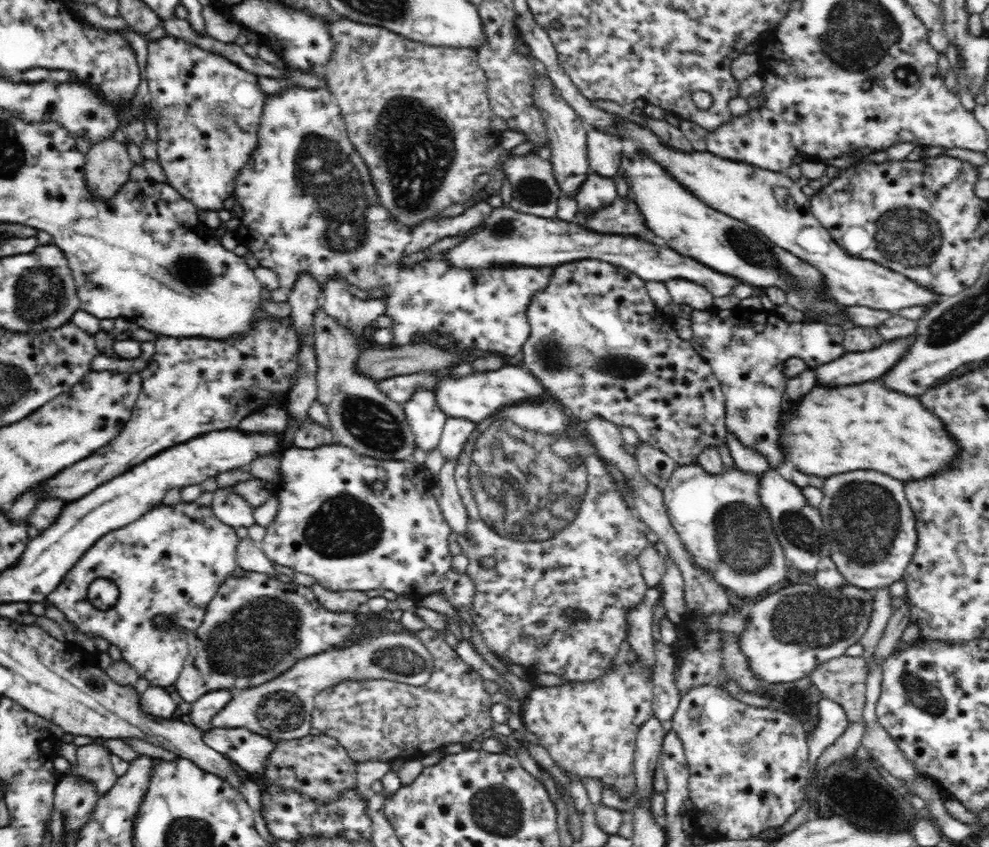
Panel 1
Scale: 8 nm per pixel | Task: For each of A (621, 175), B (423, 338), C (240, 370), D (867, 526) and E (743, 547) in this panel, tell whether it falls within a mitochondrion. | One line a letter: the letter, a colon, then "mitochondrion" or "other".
A: other
B: other
C: mitochondrion
D: mitochondrion
E: mitochondrion

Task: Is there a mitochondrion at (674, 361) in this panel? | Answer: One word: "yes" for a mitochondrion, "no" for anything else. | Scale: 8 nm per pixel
no

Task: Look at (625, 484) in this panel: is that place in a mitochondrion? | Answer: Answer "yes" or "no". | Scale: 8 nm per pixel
no

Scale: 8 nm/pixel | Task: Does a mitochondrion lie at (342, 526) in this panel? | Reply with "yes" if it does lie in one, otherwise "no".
yes

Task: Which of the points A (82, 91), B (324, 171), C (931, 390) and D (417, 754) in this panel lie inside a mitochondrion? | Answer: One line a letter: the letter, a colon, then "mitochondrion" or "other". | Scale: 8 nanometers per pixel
A: other
B: mitochondrion
C: other
D: other

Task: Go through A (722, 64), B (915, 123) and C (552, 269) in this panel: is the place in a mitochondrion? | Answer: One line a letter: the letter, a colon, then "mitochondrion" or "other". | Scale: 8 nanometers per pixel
A: other
B: other
C: other

